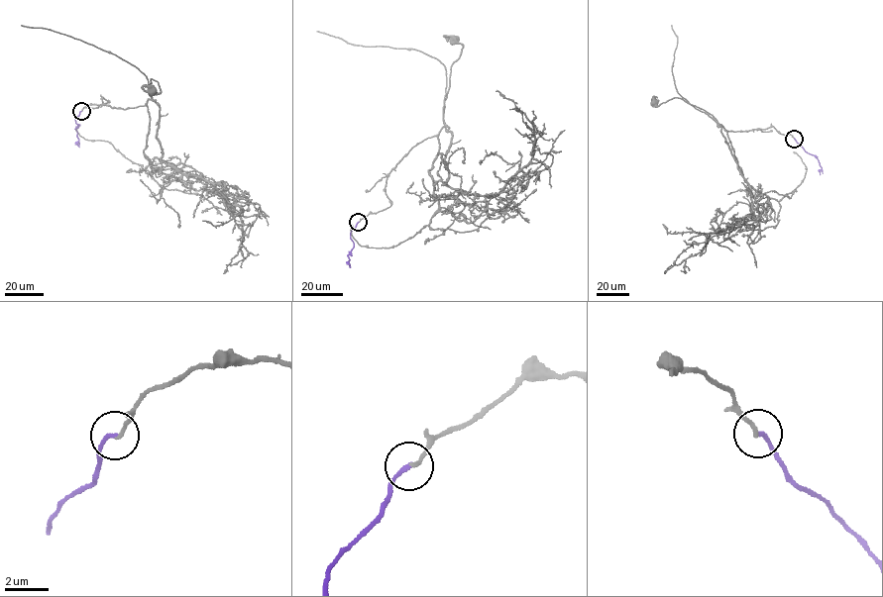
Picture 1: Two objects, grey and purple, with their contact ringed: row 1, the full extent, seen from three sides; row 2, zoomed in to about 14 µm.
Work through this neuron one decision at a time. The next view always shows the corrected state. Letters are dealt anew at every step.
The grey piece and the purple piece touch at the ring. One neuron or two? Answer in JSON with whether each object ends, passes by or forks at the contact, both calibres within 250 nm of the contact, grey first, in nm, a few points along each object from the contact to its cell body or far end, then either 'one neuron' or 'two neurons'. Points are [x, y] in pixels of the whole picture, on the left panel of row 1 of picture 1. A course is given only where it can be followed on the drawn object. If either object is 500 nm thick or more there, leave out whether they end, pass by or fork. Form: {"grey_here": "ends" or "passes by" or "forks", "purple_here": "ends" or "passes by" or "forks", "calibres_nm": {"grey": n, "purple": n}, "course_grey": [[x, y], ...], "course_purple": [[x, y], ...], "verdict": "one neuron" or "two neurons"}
{"grey_here": "ends", "purple_here": "ends", "calibres_nm": {"grey": 160, "purple": 190}, "course_grey": [[80, 111], [109, 102], [102, 97], [114, 108], [144, 105], [151, 78], [160, 91], [152, 91]], "course_purple": [[80, 111], [75, 119], [79, 125], [75, 130], [79, 147]], "verdict": "two neurons"}

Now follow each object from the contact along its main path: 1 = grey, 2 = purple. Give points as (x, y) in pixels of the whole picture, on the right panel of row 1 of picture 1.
1: (794, 139), (773, 127), (724, 130), (712, 115), (681, 98), (656, 106), (654, 102)
2: (794, 139), (817, 158), (822, 168), (820, 174)

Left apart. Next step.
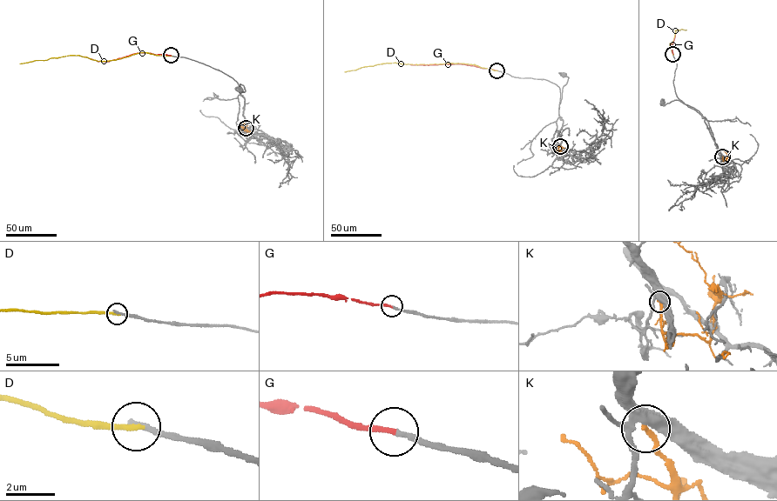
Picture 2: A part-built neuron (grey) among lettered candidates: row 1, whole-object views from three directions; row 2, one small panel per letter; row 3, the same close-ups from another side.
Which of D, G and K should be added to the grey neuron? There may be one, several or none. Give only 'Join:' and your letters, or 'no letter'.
Join: G

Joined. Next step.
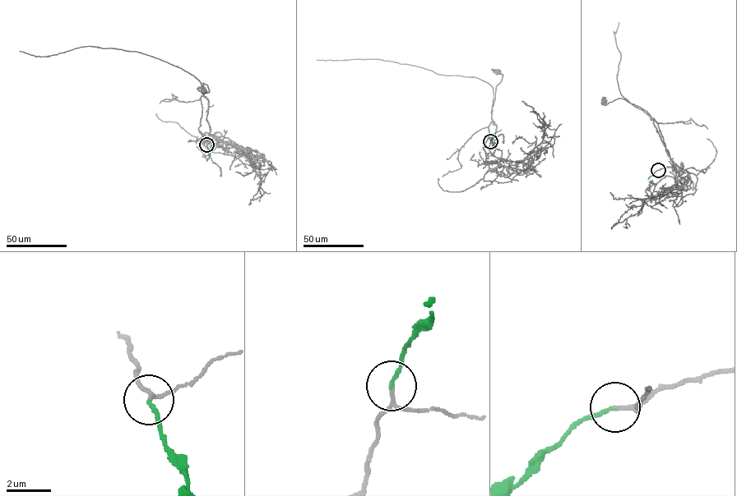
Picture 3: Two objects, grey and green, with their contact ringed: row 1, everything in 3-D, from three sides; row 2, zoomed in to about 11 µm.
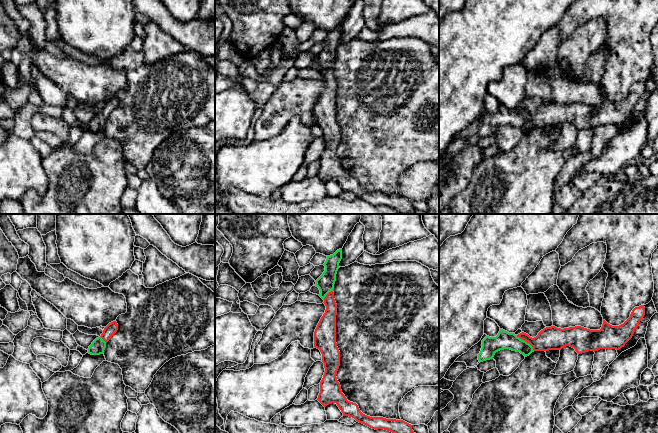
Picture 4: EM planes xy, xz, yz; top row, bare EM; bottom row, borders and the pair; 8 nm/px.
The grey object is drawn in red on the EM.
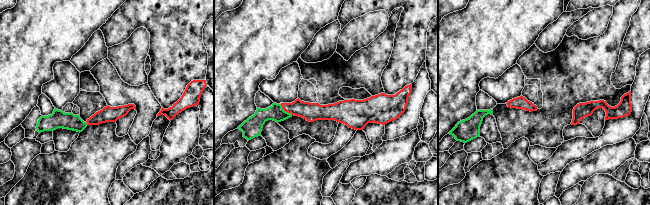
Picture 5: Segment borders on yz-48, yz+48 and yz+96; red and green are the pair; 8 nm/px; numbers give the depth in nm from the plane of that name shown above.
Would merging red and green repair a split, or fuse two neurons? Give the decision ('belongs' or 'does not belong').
belongs

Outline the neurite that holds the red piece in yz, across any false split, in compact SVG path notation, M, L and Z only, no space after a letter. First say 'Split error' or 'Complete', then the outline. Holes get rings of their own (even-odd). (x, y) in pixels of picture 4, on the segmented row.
Split error. M635 307L630 317L619 326L612 326L603 320L600 330L581 326L569 328L546 327L534 338L522 332L518 335L500 329L496 337L486 336L478 354L480 362L493 359L496 352L504 349L520 352L525 357L534 351L561 350L566 346L579 354L600 349L619 350L632 338L635 329L645 315L645 307Z

